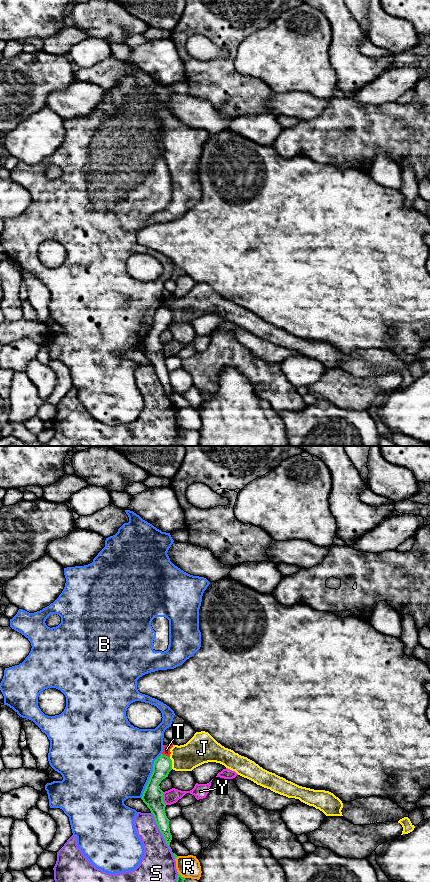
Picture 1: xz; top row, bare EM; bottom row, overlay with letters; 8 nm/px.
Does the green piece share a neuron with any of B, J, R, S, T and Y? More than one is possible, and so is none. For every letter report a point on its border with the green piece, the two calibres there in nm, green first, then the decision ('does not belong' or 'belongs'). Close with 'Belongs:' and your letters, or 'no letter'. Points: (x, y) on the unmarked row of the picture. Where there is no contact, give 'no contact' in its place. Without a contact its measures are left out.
B: contact xz (150, 328); calibres 160 and 500 nm; does not belong
J: contact xz (171, 315); calibres 150 and 220 nm; does not belong
R: contact xz (180, 427); calibres 90 and 180 nm; does not belong
S: contact xz (162, 386); calibres 130 and 280 nm; does not belong
T: contact xz (165, 307); calibres 150 and 60 nm; belongs
Y: contact xz (162, 350); calibres 160 and 120 nm; does not belong
Belongs: T

